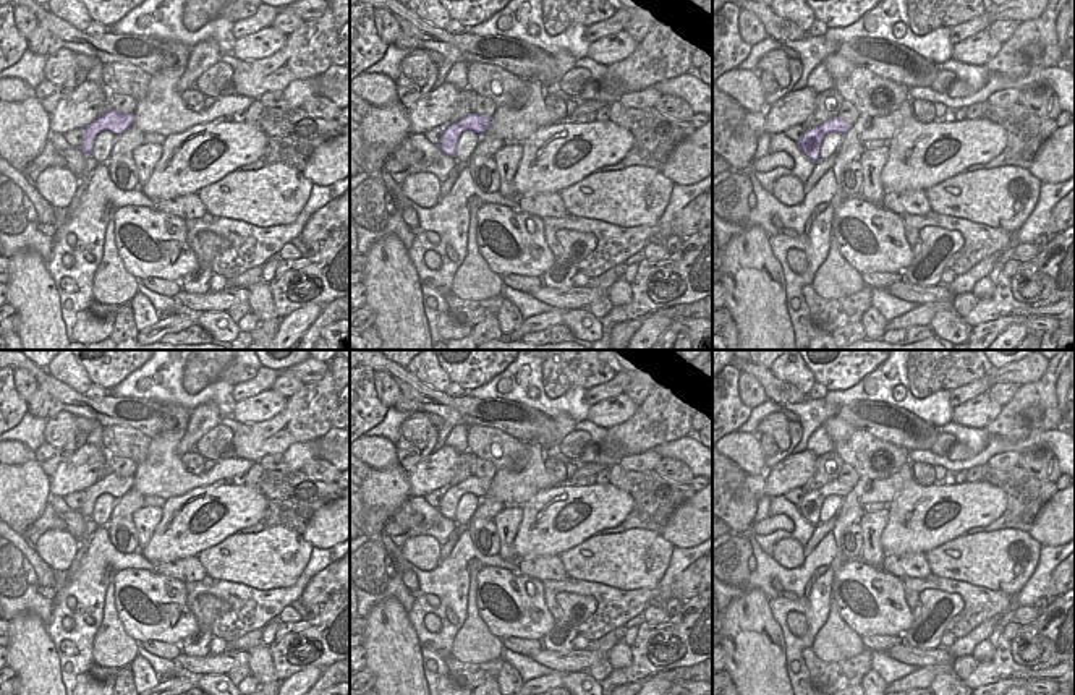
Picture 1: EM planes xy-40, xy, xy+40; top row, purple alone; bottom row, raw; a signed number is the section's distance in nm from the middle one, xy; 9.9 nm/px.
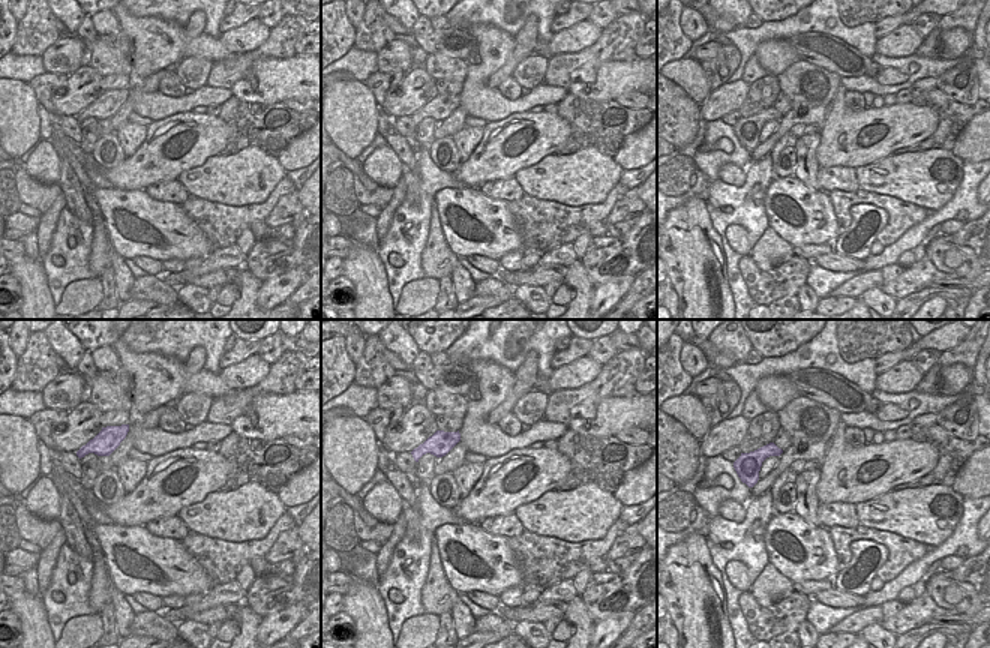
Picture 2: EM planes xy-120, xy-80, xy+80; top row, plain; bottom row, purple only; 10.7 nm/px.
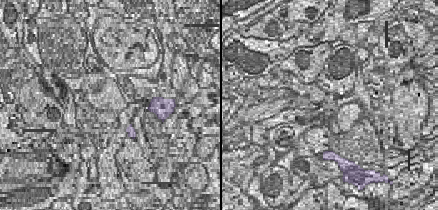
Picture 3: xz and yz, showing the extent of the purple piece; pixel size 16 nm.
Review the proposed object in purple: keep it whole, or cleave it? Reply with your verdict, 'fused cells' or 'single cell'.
single cell

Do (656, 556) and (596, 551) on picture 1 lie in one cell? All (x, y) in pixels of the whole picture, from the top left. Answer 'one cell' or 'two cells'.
one cell

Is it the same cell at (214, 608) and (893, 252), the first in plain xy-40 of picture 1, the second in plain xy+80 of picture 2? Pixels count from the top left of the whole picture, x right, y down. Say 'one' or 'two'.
two

